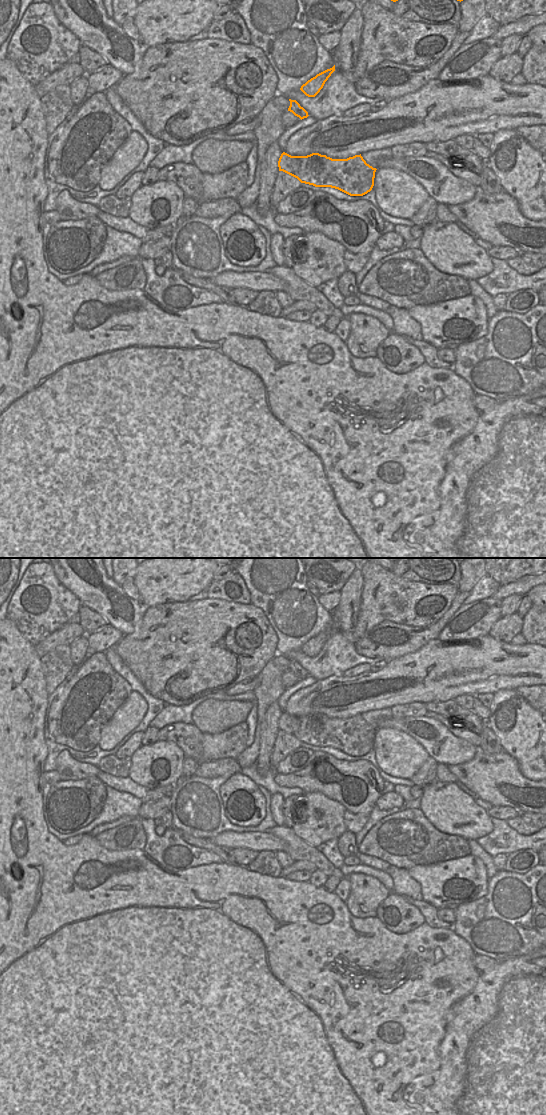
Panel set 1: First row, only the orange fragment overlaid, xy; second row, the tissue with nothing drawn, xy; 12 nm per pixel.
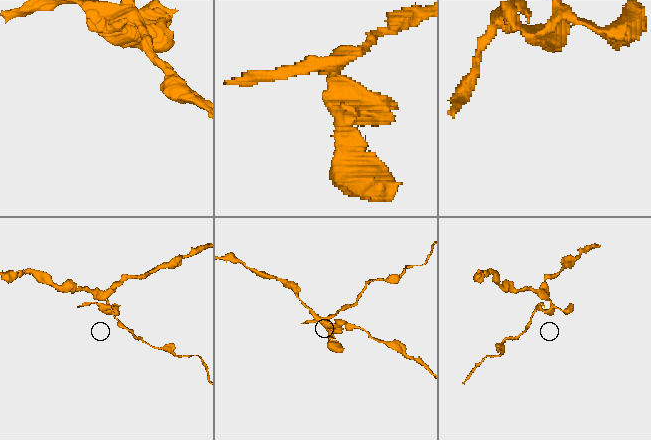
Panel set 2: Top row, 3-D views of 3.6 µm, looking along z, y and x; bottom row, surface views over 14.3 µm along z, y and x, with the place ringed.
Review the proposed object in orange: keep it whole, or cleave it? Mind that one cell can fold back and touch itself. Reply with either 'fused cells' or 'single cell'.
fused cells

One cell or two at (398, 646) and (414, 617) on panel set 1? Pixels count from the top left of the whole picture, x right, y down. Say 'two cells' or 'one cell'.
two cells

